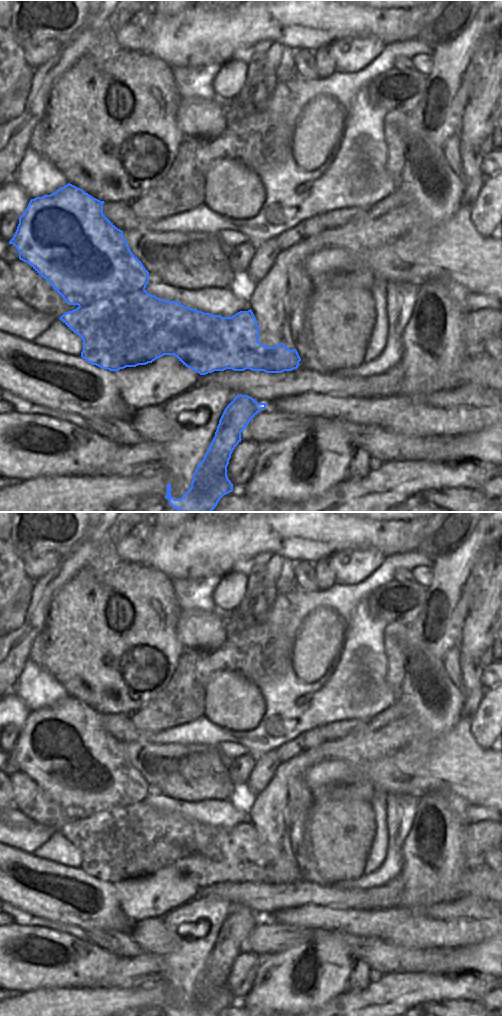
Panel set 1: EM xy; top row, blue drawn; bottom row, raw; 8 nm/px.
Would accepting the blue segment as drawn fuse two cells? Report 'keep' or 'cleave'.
cleave

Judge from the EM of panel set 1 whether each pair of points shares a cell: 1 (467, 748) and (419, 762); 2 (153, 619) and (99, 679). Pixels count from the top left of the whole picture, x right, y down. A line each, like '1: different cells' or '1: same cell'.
1: same cell
2: same cell

